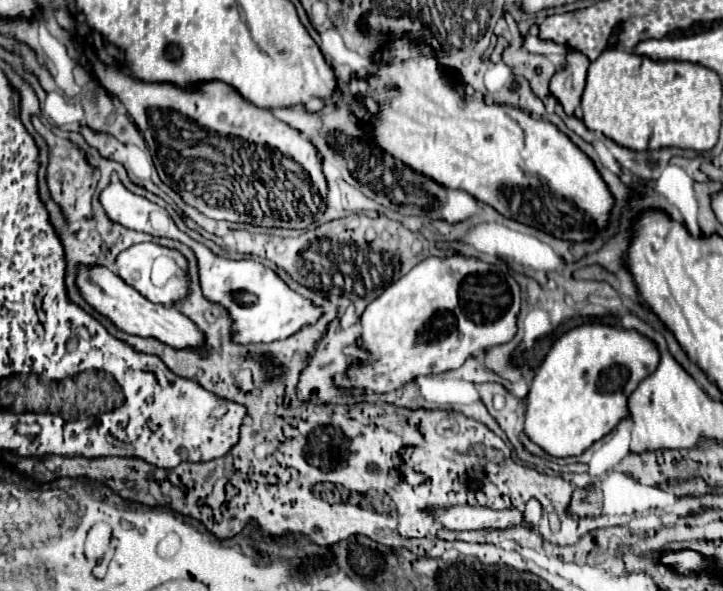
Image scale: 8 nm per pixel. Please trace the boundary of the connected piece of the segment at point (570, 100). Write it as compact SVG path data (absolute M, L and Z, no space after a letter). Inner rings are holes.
M573 49L567 55L565 71L555 73L555 77L551 79L551 95L561 103L567 115L573 115L581 105L587 65L589 65L589 59L583 57L583 53Z

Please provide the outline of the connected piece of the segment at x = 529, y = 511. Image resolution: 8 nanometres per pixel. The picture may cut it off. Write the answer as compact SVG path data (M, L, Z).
M529 499L527 505L525 505L525 511L523 511L523 523L527 527L535 527L541 519L541 503L537 499Z

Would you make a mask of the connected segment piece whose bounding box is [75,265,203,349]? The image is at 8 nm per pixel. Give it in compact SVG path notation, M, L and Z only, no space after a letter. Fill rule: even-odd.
M81 265L77 271L77 289L83 295L83 299L101 315L105 315L109 321L115 323L117 329L139 335L139 337L155 337L175 349L181 347L201 347L203 345L203 333L195 327L191 319L187 319L183 313L179 313L175 307L165 307L151 303L145 299L139 291L135 291L131 285L127 285L119 275L115 275L109 267L103 265Z

